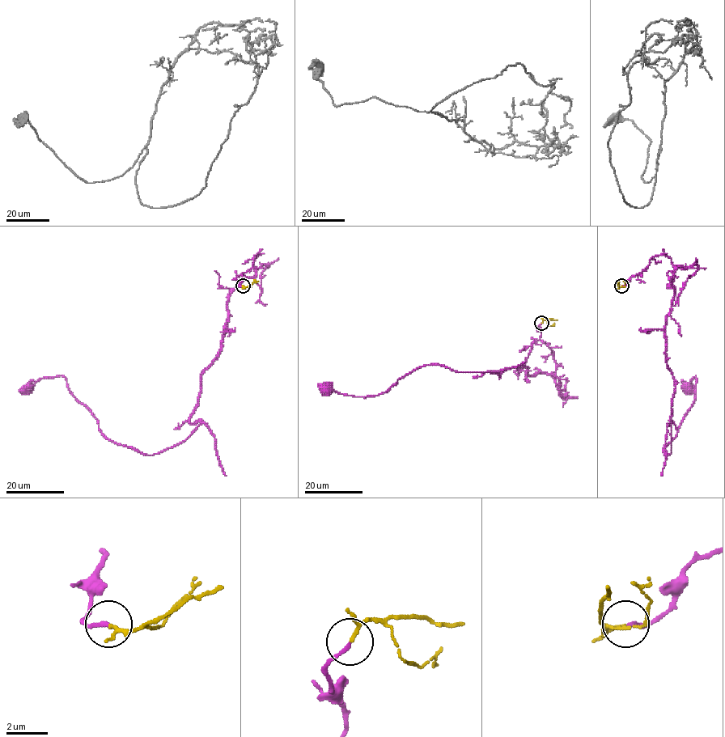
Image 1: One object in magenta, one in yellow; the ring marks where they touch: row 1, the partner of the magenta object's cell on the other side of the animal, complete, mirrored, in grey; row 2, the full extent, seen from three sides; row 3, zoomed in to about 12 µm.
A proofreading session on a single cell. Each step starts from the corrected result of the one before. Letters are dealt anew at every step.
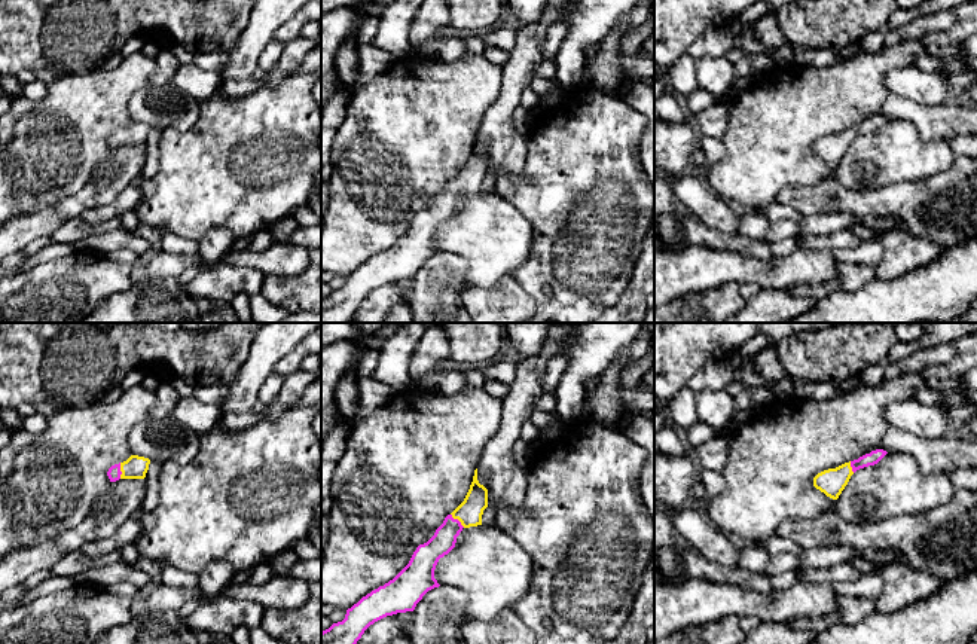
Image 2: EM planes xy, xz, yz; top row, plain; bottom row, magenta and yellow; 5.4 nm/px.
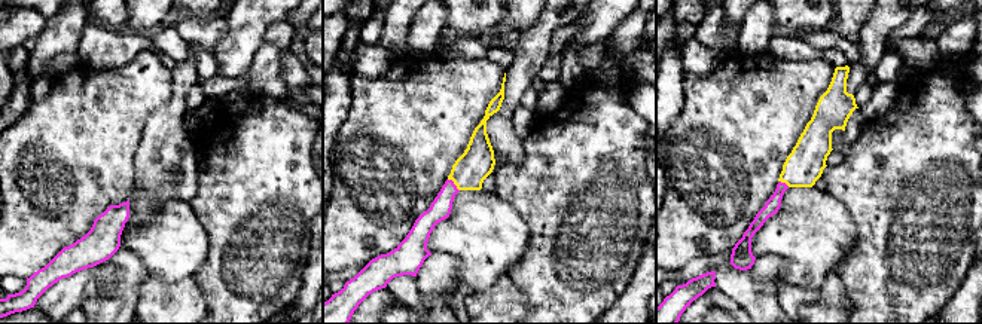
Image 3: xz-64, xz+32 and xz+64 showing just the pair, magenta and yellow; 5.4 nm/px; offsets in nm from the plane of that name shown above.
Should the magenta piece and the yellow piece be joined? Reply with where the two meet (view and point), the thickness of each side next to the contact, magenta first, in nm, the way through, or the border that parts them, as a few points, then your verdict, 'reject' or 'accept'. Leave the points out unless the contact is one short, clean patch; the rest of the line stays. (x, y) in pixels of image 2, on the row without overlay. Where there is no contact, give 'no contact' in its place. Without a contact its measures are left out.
meets magenta in xz at (457, 186); 140 nm thick on the magenta side, 140 nm on the other; runs through xz (427, 222), (445, 204), (457, 186), (470, 177); accept

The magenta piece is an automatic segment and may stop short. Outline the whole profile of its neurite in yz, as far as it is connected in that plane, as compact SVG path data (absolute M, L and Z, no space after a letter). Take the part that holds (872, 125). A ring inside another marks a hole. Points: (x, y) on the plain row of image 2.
M876 116L858 126L845 129L836 135L824 137L813 144L813 153L827 164L837 167L857 137L877 131L886 120L888 119L883 116Z

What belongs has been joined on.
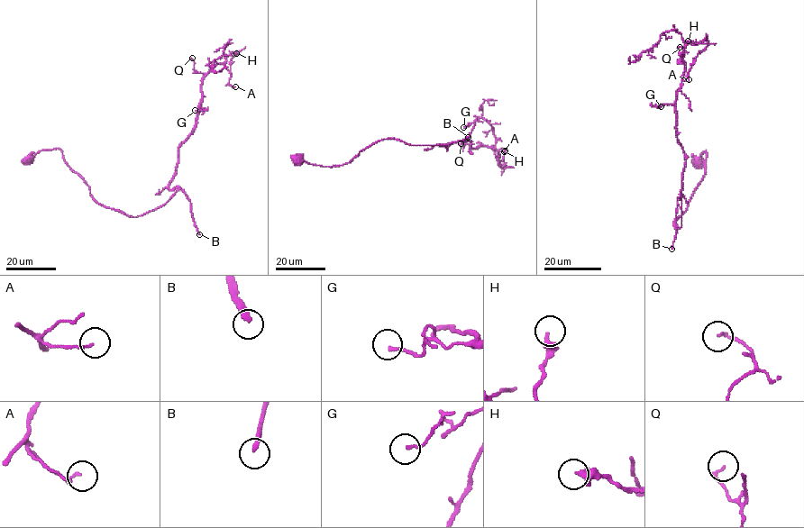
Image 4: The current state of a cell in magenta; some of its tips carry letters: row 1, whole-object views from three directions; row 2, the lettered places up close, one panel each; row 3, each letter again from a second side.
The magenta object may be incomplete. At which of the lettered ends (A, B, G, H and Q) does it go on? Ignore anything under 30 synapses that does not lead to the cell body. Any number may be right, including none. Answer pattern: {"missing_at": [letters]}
{"missing_at": ["B"]}

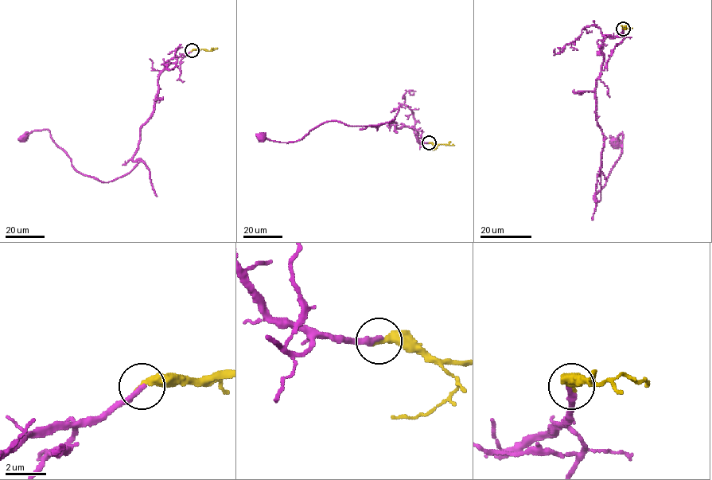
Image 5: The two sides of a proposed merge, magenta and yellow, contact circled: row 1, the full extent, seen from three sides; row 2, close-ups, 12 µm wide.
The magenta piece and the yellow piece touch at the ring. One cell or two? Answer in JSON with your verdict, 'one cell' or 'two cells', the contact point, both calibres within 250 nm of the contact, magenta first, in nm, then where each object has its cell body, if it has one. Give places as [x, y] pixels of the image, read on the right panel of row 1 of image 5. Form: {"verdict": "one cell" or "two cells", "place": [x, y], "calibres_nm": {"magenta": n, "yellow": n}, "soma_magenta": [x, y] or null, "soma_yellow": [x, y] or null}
{"verdict": "one cell", "place": [623, 29], "calibres_nm": {"magenta": 300, "yellow": 360}, "soma_magenta": [616, 142], "soma_yellow": null}

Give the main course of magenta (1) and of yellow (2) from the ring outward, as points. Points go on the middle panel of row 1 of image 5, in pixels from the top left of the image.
1: (429, 143), (419, 141), (414, 127), (397, 128), (392, 122), (377, 128), (330, 121), (296, 141), (261, 138)
2: (429, 143), (454, 145)

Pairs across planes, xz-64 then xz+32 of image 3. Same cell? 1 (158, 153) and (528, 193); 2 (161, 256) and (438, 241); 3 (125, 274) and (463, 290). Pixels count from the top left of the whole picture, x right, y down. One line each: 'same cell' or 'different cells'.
1: different cells
2: same cell
3: different cells

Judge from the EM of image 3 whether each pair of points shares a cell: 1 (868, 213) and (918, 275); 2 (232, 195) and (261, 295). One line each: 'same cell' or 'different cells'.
1: same cell
2: same cell

